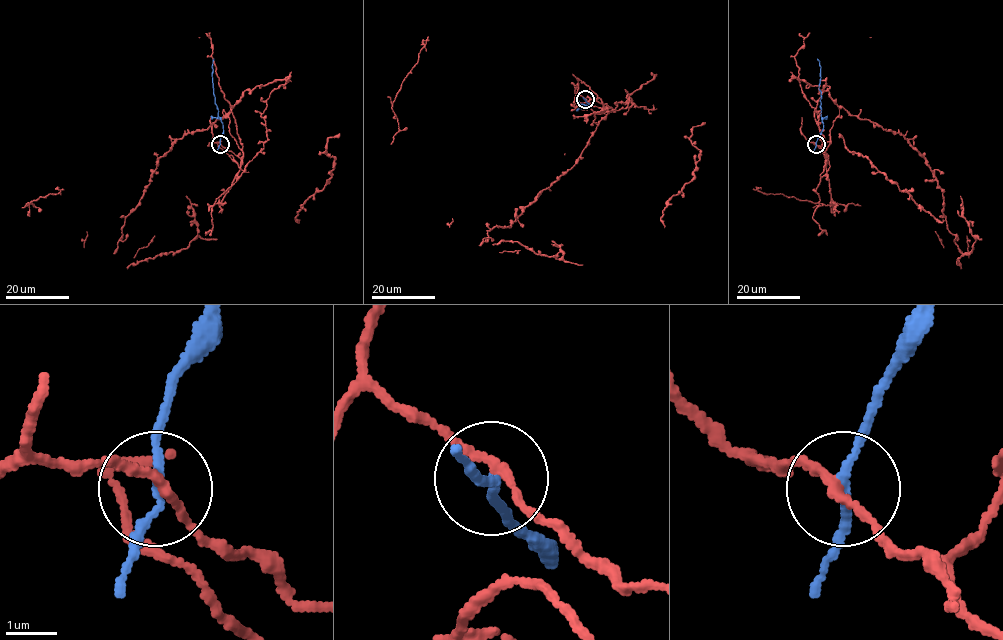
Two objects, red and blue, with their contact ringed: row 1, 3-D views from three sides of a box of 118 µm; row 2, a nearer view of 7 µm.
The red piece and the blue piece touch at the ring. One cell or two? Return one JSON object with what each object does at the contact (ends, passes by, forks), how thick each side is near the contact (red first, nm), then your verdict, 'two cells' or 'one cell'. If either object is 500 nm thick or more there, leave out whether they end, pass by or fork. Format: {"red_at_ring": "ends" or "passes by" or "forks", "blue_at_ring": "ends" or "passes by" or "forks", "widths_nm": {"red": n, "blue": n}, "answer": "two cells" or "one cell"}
{"red_at_ring": "passes by", "blue_at_ring": "passes by", "widths_nm": {"red": 170, "blue": 150}, "answer": "two cells"}

